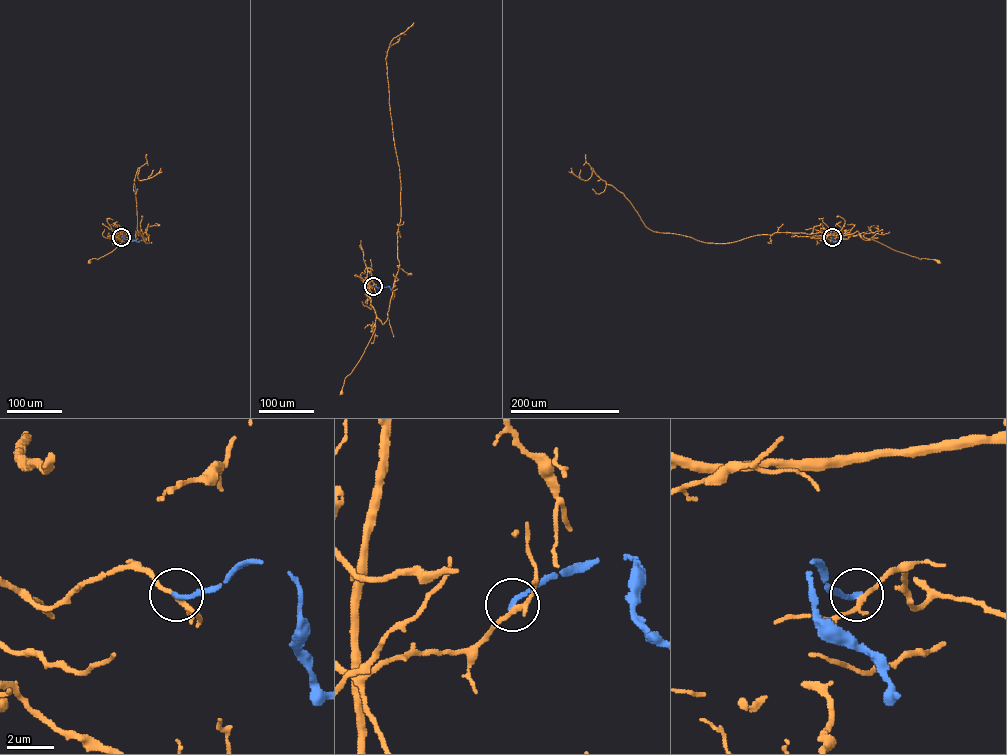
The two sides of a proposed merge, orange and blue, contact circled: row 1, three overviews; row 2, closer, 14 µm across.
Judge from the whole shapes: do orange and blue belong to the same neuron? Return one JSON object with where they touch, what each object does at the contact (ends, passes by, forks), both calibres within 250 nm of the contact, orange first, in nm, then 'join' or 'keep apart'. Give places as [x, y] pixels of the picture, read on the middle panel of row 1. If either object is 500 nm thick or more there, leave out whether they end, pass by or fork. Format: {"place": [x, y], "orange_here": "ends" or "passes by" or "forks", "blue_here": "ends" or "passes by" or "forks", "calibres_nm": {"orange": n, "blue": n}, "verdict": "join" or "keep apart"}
{"place": [373, 286], "orange_here": "passes by", "blue_here": "ends", "calibres_nm": {"orange": 190, "blue": 200}, "verdict": "keep apart"}

